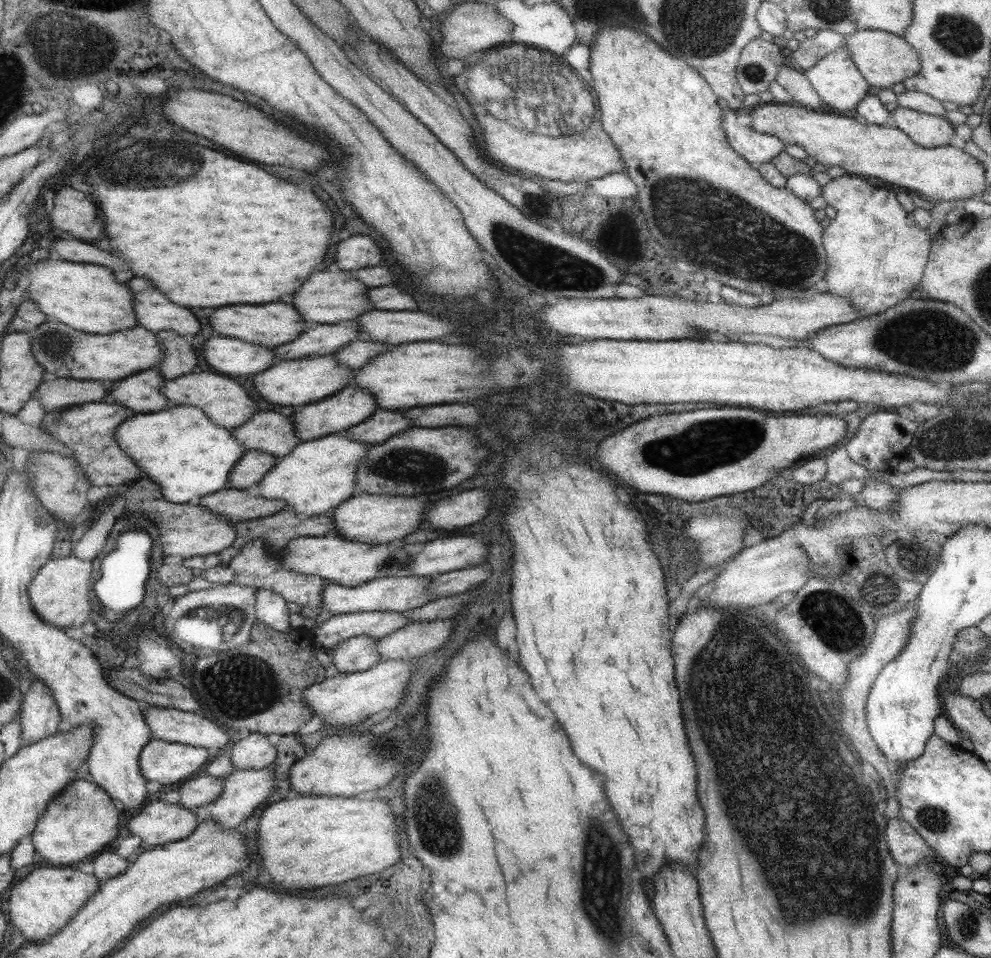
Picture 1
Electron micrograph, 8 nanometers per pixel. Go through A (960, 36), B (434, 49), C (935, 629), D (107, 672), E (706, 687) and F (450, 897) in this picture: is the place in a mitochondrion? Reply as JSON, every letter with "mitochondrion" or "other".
{"A":"mitochondrion","B":"other","C":"other","D":"other","E":"mitochondrion","F":"other"}

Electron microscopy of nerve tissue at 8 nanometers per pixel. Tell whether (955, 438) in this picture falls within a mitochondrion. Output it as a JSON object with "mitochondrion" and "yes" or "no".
{"mitochondrion":"yes"}

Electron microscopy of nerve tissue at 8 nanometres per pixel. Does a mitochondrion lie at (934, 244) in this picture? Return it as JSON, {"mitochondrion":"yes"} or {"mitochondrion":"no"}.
{"mitochondrion":"no"}

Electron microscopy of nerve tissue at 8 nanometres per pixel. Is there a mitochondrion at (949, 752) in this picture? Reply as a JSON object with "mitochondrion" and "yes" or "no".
{"mitochondrion":"no"}

